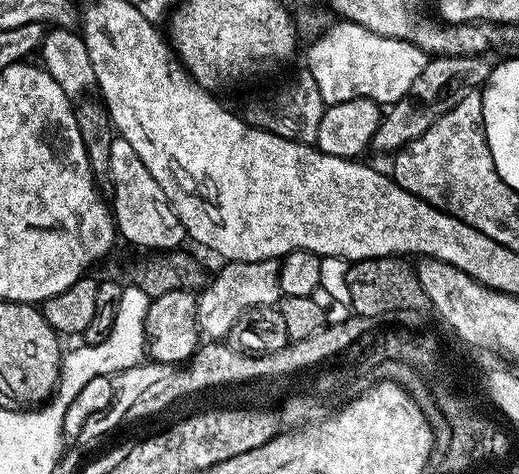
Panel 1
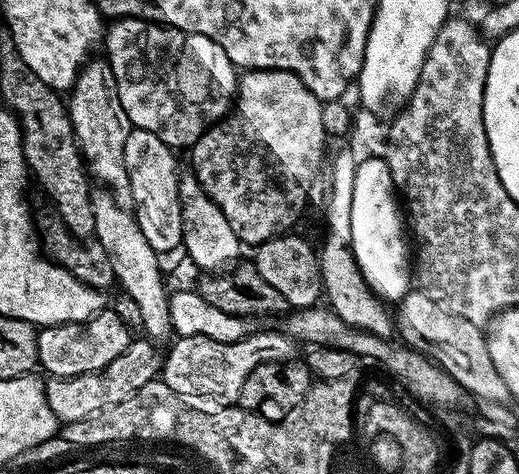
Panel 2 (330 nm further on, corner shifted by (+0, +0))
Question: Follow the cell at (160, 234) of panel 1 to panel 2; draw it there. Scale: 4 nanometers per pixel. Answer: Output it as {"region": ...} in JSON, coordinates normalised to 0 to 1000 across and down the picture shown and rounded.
{"region":[[[254,270],[243,291],[243,367],[250,380],[250,401],[254,403],[252,437],[258,441],[258,454],[281,506],[301,534],[312,534],[320,527],[335,527],[335,519],[349,515],[353,502],[351,485],[351,443],[347,441],[347,373],[349,357],[339,357],[341,323],[324,310],[304,283],[289,283],[289,274],[272,270]]]}

